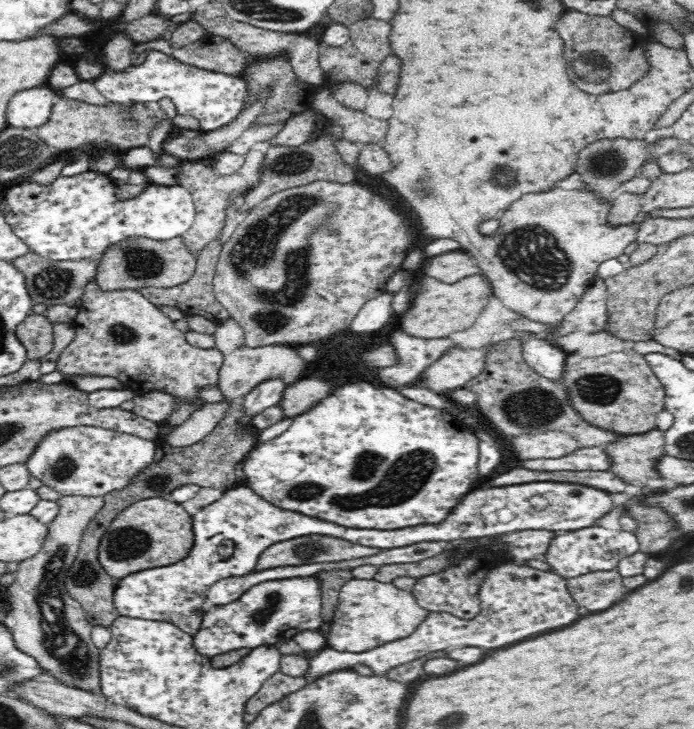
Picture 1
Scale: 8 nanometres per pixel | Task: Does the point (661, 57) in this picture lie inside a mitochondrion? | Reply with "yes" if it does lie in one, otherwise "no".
no

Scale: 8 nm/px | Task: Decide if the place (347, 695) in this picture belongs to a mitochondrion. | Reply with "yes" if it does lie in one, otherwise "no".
yes

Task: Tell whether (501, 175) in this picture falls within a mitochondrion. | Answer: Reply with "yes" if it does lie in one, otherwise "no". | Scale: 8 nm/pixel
yes

